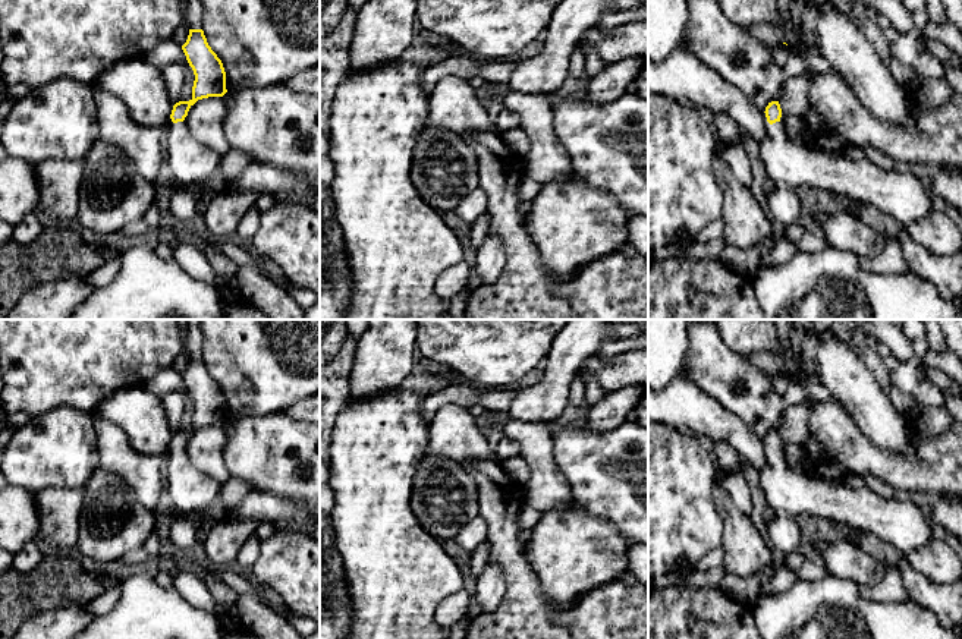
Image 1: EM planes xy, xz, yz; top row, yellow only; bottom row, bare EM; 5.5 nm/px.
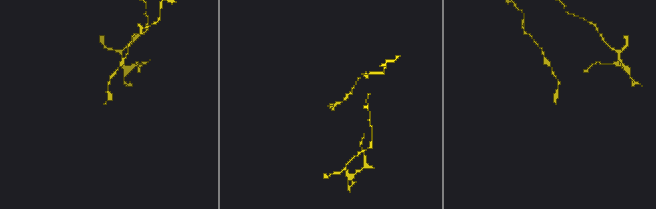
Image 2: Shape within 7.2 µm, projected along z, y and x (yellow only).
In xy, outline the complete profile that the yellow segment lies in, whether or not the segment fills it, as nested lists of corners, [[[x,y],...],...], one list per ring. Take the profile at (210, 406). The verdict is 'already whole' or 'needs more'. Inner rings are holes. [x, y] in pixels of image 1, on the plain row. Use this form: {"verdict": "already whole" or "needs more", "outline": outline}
{"verdict": "needs more", "outline": [[[189,358],[182,378],[194,399],[195,409],[192,426],[173,434],[170,443],[173,453],[166,463],[166,488],[176,510],[183,516],[191,516],[219,498],[221,484],[198,470],[183,448],[198,428],[223,425],[227,418],[223,391],[208,374],[202,358]]]}

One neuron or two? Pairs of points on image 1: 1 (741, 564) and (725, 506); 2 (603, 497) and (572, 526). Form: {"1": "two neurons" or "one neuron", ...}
{"1": "one neuron", "2": "two neurons"}

